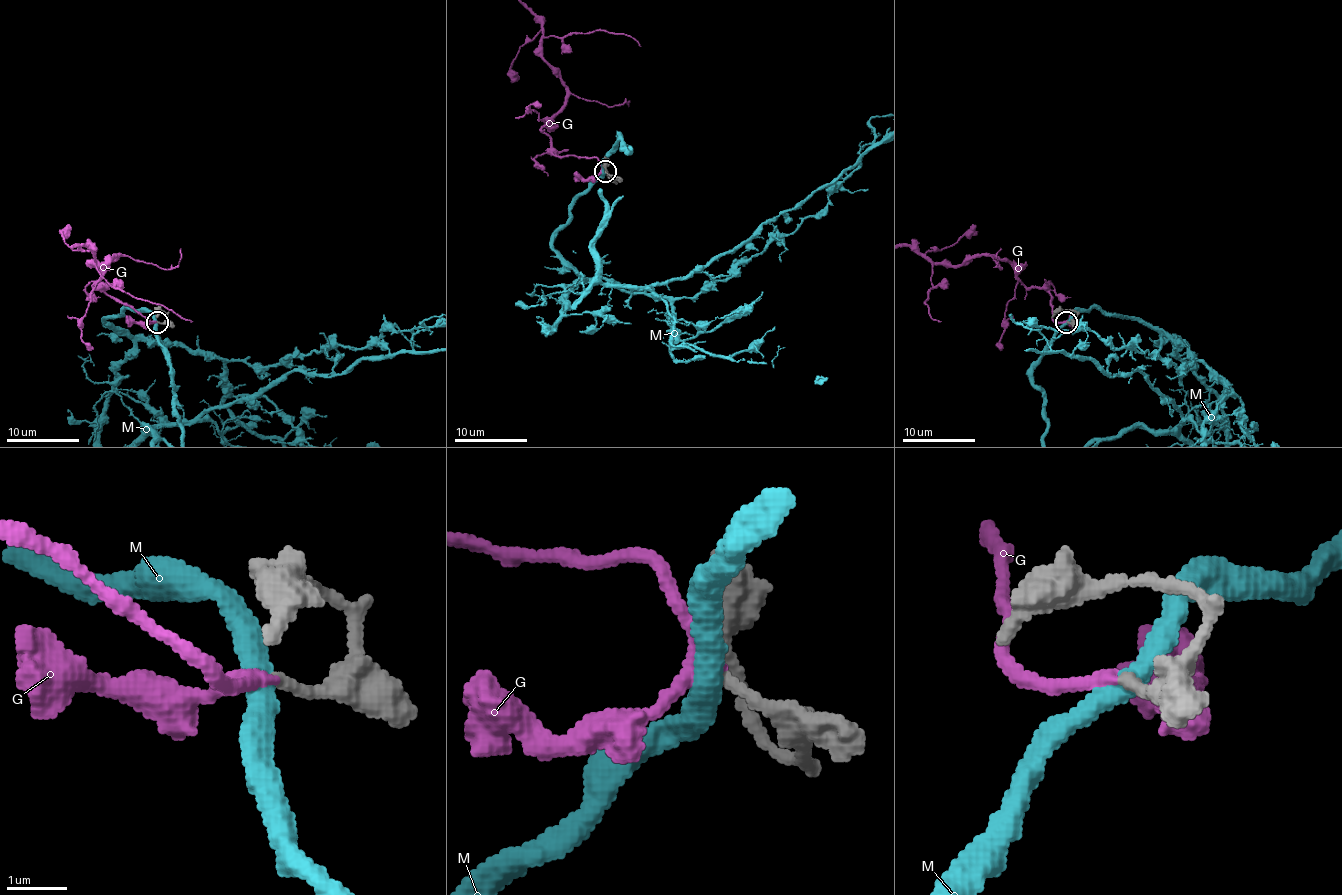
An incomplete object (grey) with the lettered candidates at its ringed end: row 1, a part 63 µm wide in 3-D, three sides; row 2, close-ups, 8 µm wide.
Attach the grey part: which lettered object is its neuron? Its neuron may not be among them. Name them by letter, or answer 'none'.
G

